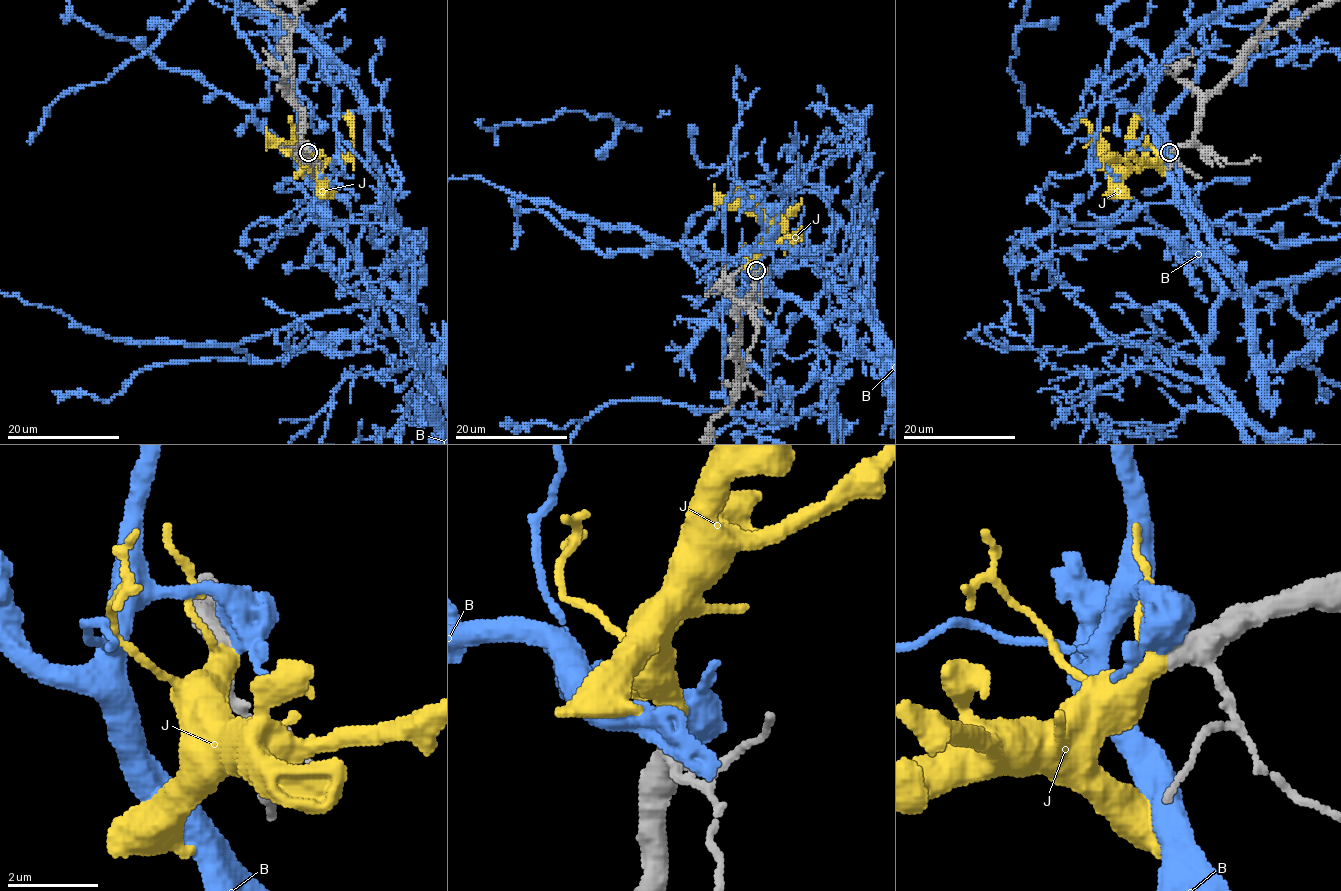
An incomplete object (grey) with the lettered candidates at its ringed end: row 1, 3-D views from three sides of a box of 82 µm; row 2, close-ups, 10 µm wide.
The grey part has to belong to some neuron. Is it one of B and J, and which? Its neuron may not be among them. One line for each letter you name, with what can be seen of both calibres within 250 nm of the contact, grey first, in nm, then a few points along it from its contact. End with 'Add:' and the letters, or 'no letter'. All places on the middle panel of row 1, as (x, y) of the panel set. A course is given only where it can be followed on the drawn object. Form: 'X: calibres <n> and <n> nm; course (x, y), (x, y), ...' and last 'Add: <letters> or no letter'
J: calibres 360 and 400 nm; course (757, 269), (755, 260), (758, 244), (764, 237), (764, 225), (741, 208), (724, 207), (717, 200), (713, 210)
Add: J

